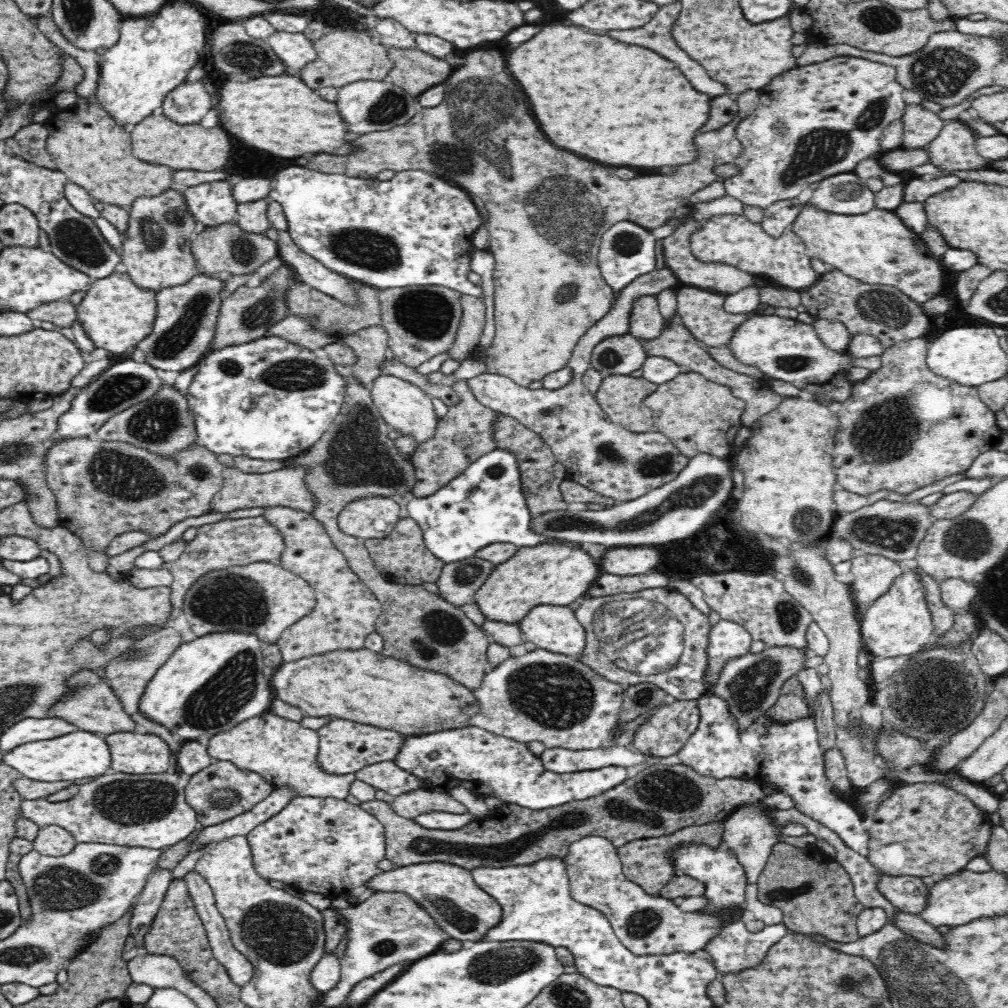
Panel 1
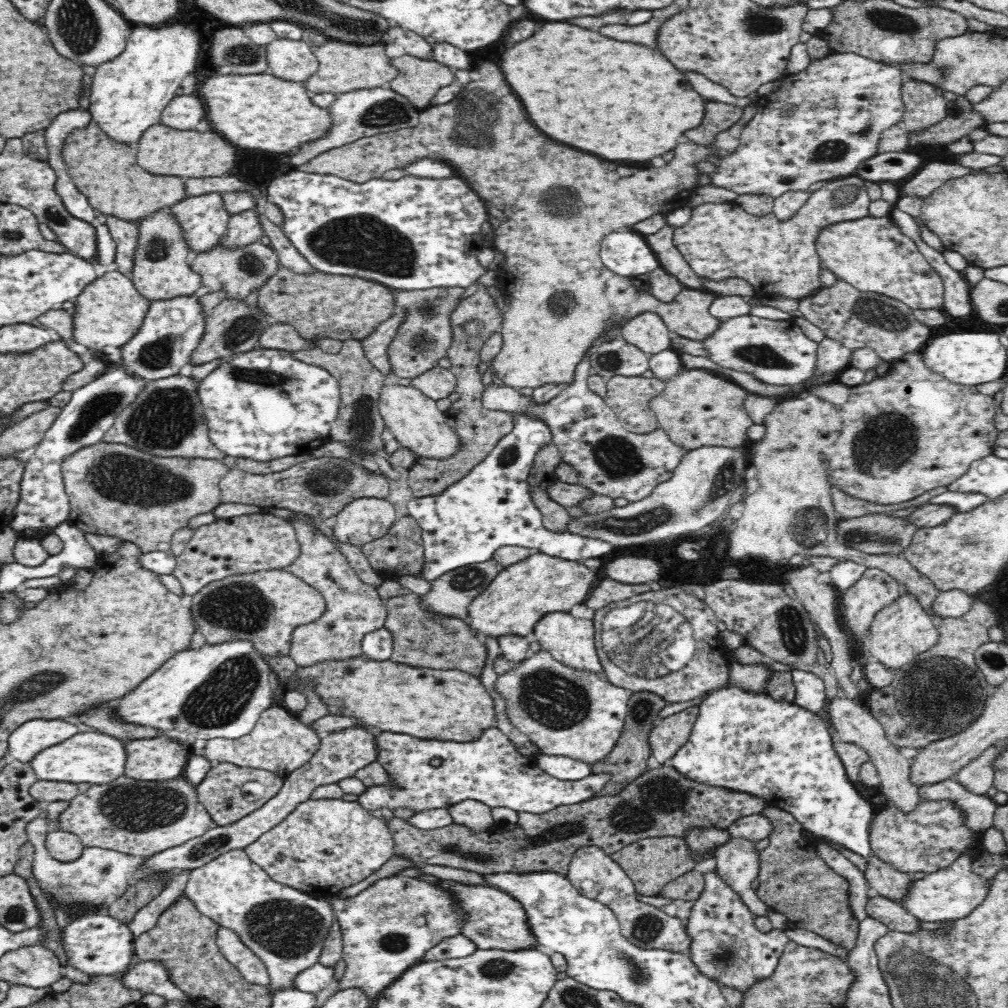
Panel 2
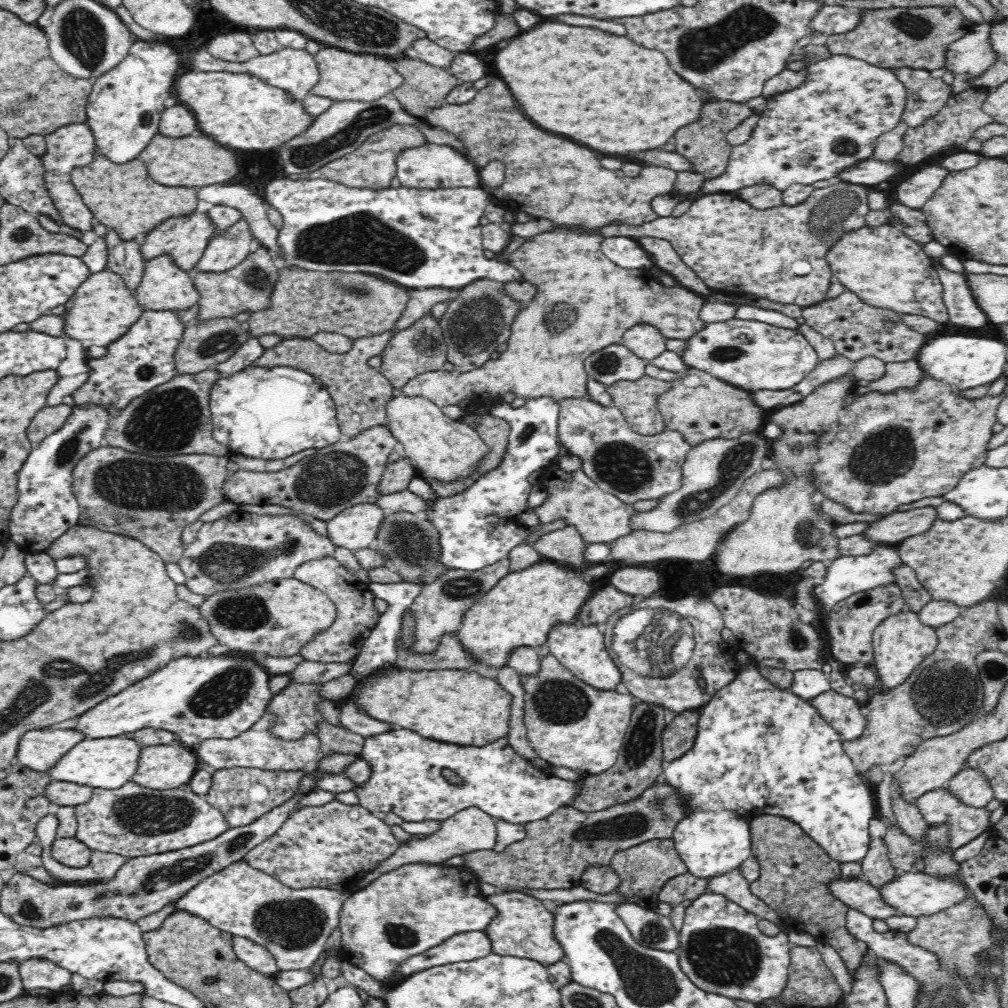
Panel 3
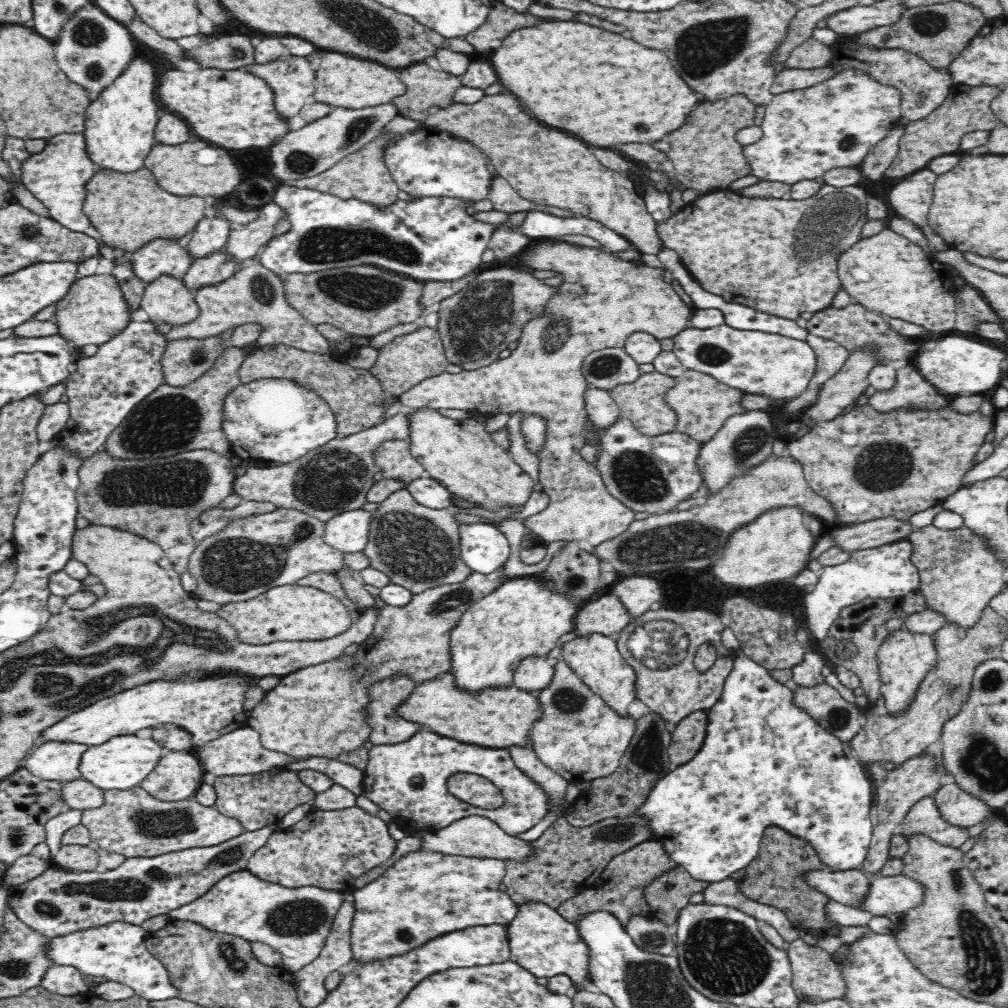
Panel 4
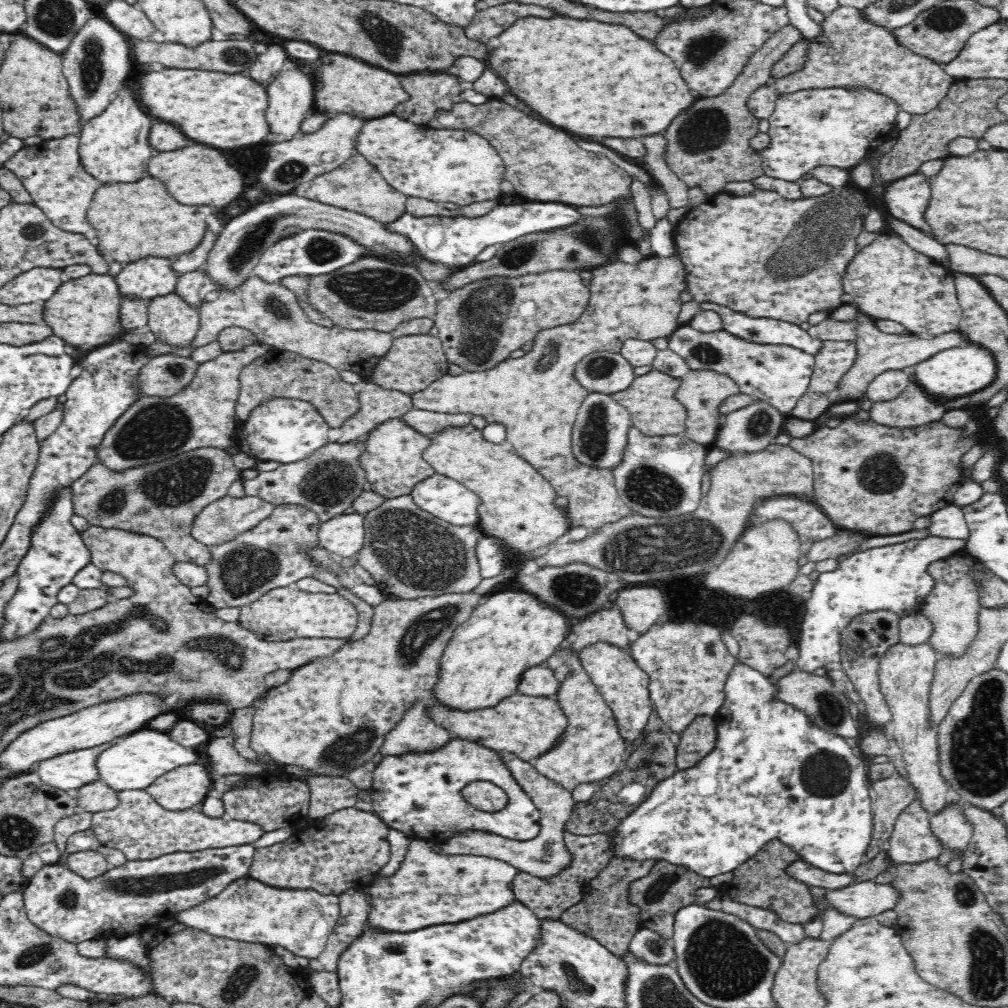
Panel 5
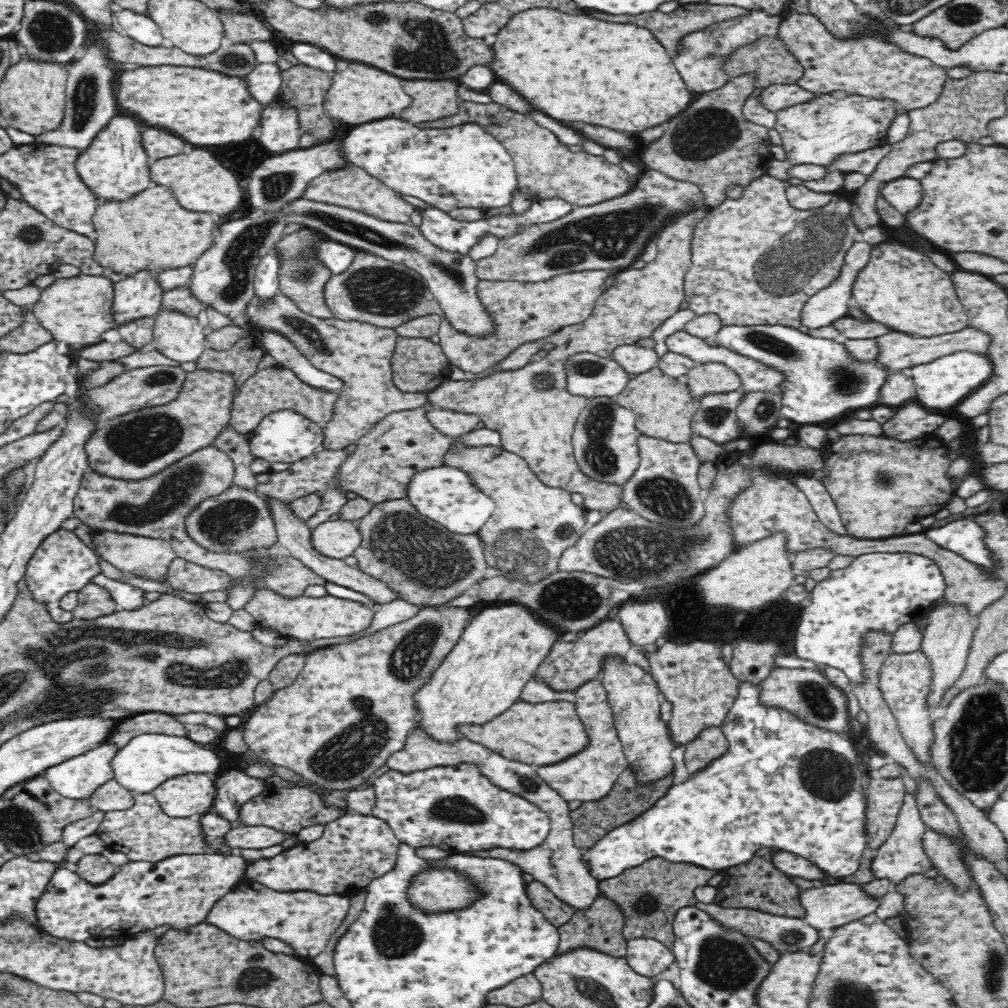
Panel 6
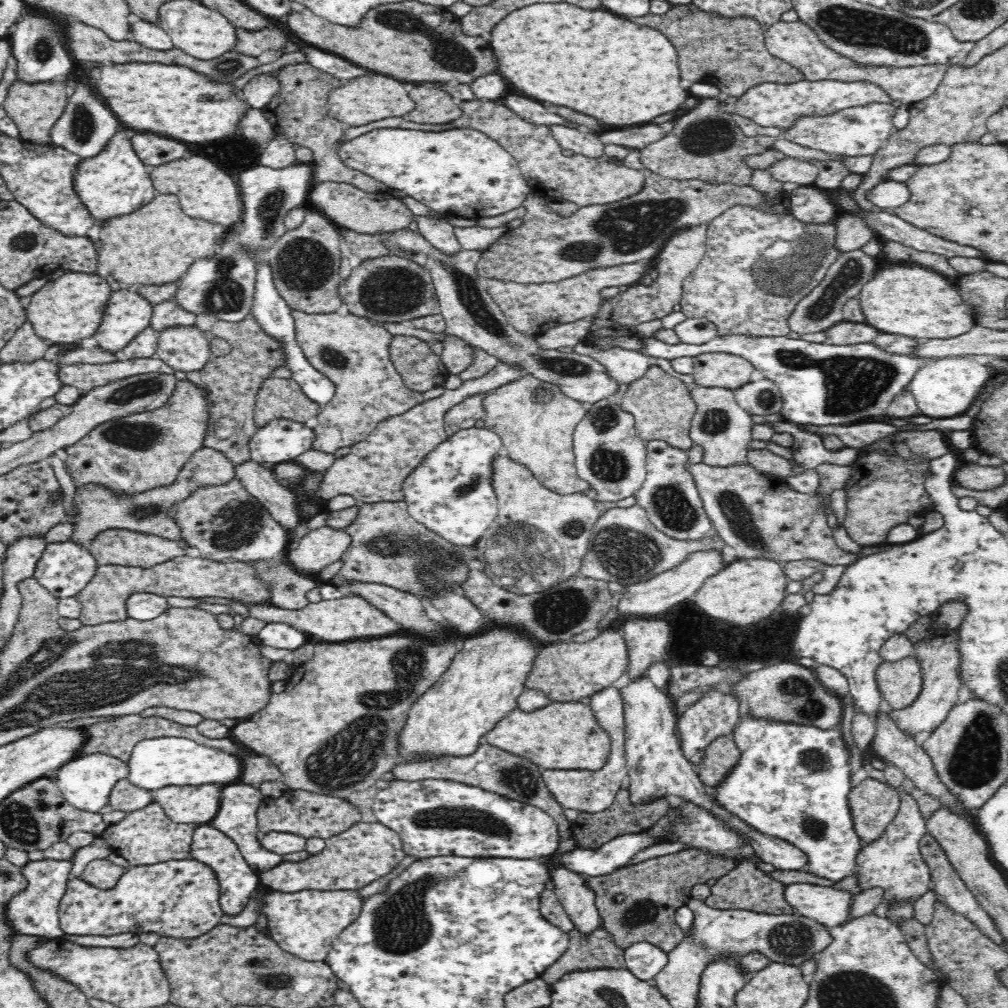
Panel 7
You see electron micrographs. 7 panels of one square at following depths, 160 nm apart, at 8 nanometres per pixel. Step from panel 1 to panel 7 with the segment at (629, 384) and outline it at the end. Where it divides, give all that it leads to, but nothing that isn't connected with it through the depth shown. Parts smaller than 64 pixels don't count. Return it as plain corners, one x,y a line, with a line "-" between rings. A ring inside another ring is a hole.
653,362
644,376
628,385
626,396
618,398
617,401
621,410
635,419
635,429
640,438
645,441
664,441
670,446
687,451
694,445
689,434
697,410
689,389
689,385
666,373

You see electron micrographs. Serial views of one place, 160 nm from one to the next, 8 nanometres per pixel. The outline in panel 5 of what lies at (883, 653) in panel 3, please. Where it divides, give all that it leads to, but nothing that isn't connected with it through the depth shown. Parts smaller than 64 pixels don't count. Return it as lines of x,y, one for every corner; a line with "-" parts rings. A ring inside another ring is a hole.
926,642
908,646
896,643
879,662
879,685
892,713
887,735
895,739
908,772
909,784
917,791
920,806
931,815
942,812
947,806
947,781
941,776
936,726
931,724
929,694
935,675
937,652

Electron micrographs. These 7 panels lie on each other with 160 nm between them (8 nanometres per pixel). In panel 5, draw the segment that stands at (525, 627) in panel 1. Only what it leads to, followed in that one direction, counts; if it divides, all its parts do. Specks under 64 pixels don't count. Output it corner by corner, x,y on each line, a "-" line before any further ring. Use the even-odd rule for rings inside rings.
597,642
579,652
579,658
588,676
597,686
603,699
611,708
620,735
629,744
645,743
646,724
652,714
652,699
649,695
649,676
631,657
628,650
618,648
607,642

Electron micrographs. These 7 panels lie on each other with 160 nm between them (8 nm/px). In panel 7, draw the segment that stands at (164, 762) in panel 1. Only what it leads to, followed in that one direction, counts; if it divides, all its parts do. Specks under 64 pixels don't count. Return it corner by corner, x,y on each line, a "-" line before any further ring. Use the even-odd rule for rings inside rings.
212,784
166,786
152,791
152,797
173,822
199,827
216,818
222,802
222,787

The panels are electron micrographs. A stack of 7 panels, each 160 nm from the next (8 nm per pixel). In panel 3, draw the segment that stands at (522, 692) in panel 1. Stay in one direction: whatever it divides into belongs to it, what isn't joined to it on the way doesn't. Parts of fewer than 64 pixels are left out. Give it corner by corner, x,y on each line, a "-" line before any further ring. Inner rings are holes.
552,654
541,658
539,675
522,676
521,683
525,690
524,724
539,758
554,768
574,770
581,778
604,774
615,766
633,713
632,695
600,691
586,684

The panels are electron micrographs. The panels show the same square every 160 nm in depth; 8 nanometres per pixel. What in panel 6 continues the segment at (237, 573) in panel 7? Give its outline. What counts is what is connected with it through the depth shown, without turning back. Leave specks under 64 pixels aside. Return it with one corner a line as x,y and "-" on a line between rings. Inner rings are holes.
178,557
170,563
166,576
158,581
176,590
200,595
214,590
228,590
235,585
235,579
226,572
206,568
-
90,582
78,592
79,603
73,610
73,618
78,620
92,620
112,614
117,611
117,604
111,592
106,588

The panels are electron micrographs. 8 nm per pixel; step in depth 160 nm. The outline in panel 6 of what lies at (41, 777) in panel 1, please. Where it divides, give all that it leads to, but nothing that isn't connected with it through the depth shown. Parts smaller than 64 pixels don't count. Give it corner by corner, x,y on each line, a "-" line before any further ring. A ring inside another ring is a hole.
167,734
136,735
123,749
118,749
112,769
115,780
124,788
139,794
151,794
158,786
170,778
188,776
188,774
206,774
213,780
222,773
222,758
218,751
205,748
190,737

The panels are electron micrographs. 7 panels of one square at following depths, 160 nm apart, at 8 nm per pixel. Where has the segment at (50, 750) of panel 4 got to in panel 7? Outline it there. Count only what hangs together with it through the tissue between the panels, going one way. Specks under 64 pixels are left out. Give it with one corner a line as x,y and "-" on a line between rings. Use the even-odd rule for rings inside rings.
89,754
84,758
74,758
53,774
55,784
60,788
66,799
78,810
100,814
100,810
108,805
112,788
120,780
127,779
129,769
127,764
108,756
108,754

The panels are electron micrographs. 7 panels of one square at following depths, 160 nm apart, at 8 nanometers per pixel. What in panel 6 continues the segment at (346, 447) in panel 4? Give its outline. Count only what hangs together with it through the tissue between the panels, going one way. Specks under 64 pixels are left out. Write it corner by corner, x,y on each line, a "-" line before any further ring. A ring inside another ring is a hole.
435,408
428,412
428,421
442,434
455,439
460,435
469,434
481,420
480,416
473,413
460,413
450,409
-
322,449
307,459
296,461
288,470
281,472
270,471
270,481
266,484
257,483
255,490
261,497
269,496
270,498
277,498
282,502
291,502
296,500
296,498
306,496
306,494
321,492
320,510
305,521
308,528
316,528
319,524
322,524
322,522
328,521
328,518
330,518
332,514
338,513
338,510
346,504
346,493
334,489
334,484
336,484
336,479
334,479
336,472
338,472
344,460
346,460
346,456
344,449

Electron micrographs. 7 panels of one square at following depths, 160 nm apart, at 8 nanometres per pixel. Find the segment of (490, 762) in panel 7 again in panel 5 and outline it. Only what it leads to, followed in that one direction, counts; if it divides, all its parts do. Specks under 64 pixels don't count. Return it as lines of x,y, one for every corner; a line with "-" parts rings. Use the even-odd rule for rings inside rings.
425,701
415,702
401,721
387,734
379,753
383,756
428,754
447,745
453,734
435,723
-
508,751
499,752
498,756
503,760
506,769
510,770
514,781
541,812
539,836
529,841
517,841
495,836
494,834
485,834
484,832
464,832
464,834
458,834
458,836
449,838
440,844
442,852
452,856
484,856
508,863
519,871
538,878
551,879
552,877
557,877
573,861
573,856
565,843
565,836
575,802
568,790
561,788
552,780
539,774
531,763
517,758
514,754
508,753

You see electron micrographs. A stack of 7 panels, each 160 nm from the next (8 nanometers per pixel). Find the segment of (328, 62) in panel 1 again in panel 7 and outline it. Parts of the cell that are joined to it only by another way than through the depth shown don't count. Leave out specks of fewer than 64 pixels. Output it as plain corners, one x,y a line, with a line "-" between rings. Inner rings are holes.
368,74
364,78
344,82
341,87
331,90
327,107
329,117
349,126
364,126
385,118
404,116
414,110
414,102
408,98
402,82
380,74

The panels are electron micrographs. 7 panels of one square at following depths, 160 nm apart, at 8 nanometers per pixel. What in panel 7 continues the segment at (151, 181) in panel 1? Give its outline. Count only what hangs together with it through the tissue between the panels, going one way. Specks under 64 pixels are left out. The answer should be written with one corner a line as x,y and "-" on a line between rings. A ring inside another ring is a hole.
157,194
148,204
141,206
132,214
116,217
101,227
101,240
97,255
97,274
106,279
112,276
124,286
164,286
172,284
188,272
190,265
200,259
209,259
215,255
221,241
221,232
214,223
192,218
182,214
178,197
173,194

